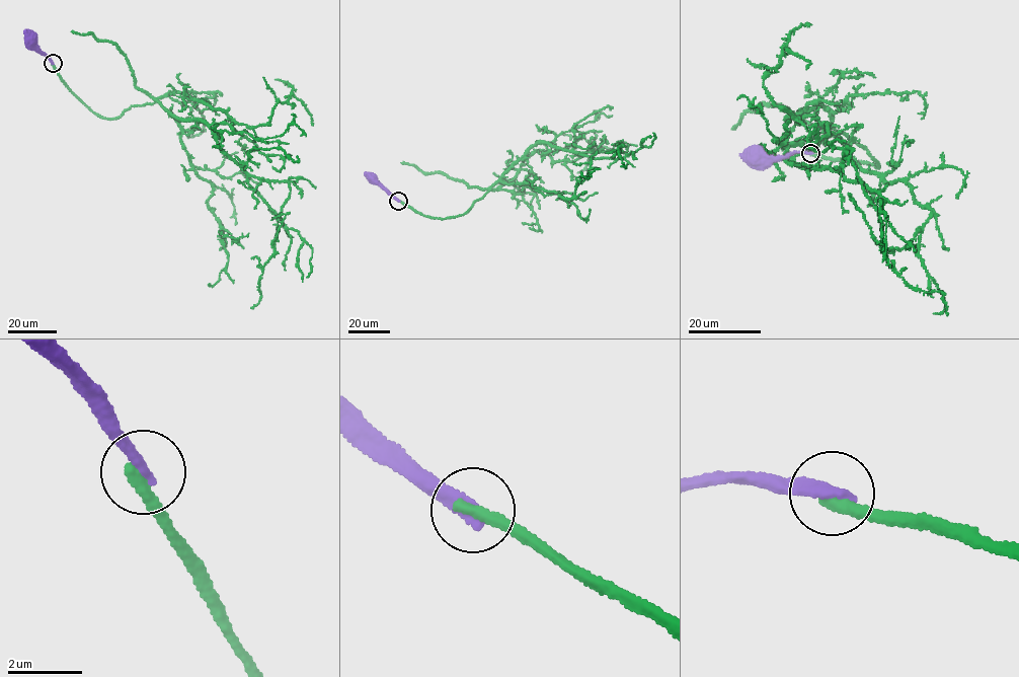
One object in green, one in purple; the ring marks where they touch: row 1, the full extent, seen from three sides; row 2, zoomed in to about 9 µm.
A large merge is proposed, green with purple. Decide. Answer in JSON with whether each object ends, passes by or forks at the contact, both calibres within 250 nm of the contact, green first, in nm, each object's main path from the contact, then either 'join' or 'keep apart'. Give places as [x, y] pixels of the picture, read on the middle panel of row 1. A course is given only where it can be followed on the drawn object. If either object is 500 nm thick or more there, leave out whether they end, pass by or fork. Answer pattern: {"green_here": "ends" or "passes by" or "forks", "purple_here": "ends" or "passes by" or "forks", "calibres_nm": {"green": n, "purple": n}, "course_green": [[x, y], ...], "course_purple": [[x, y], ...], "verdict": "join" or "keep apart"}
{"green_here": "ends", "purple_here": "ends", "calibres_nm": {"green": 360, "purple": 440}, "course_green": [[398, 201], [434, 218], [461, 215], [542, 141], [578, 153], [620, 153], [622, 145], [620, 165]], "course_purple": [[398, 201], [372, 177]], "verdict": "keep apart"}

